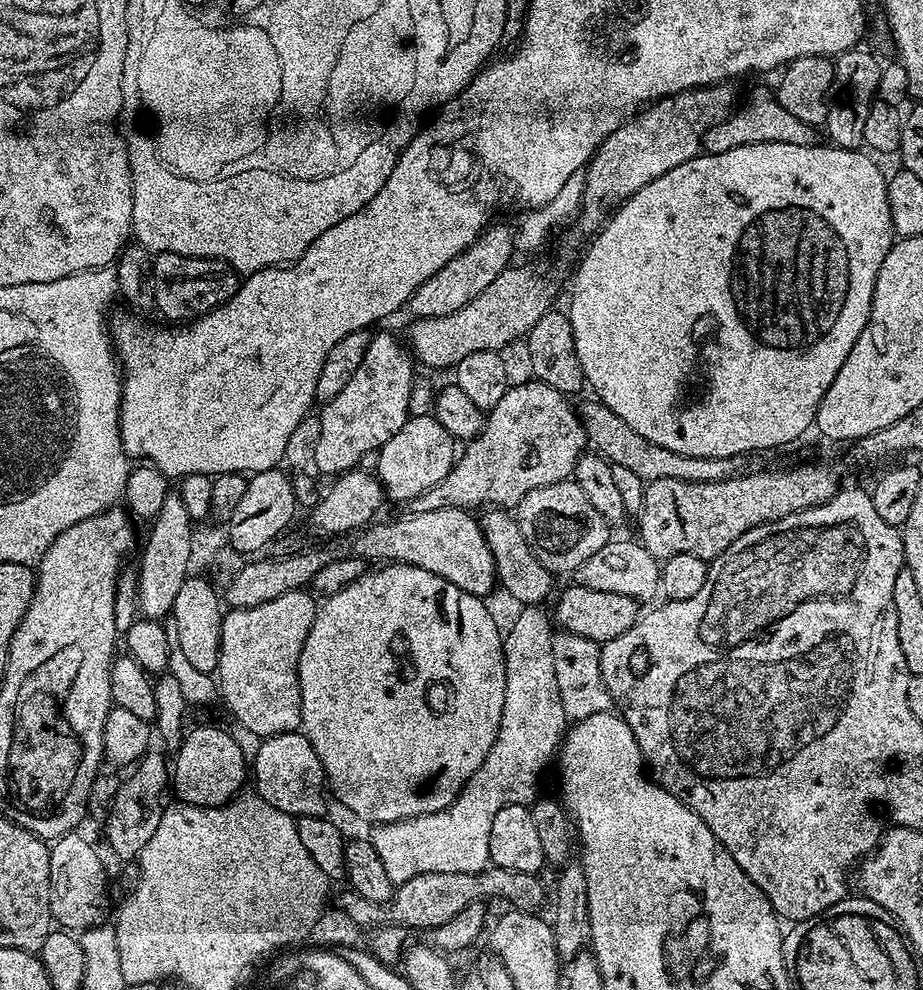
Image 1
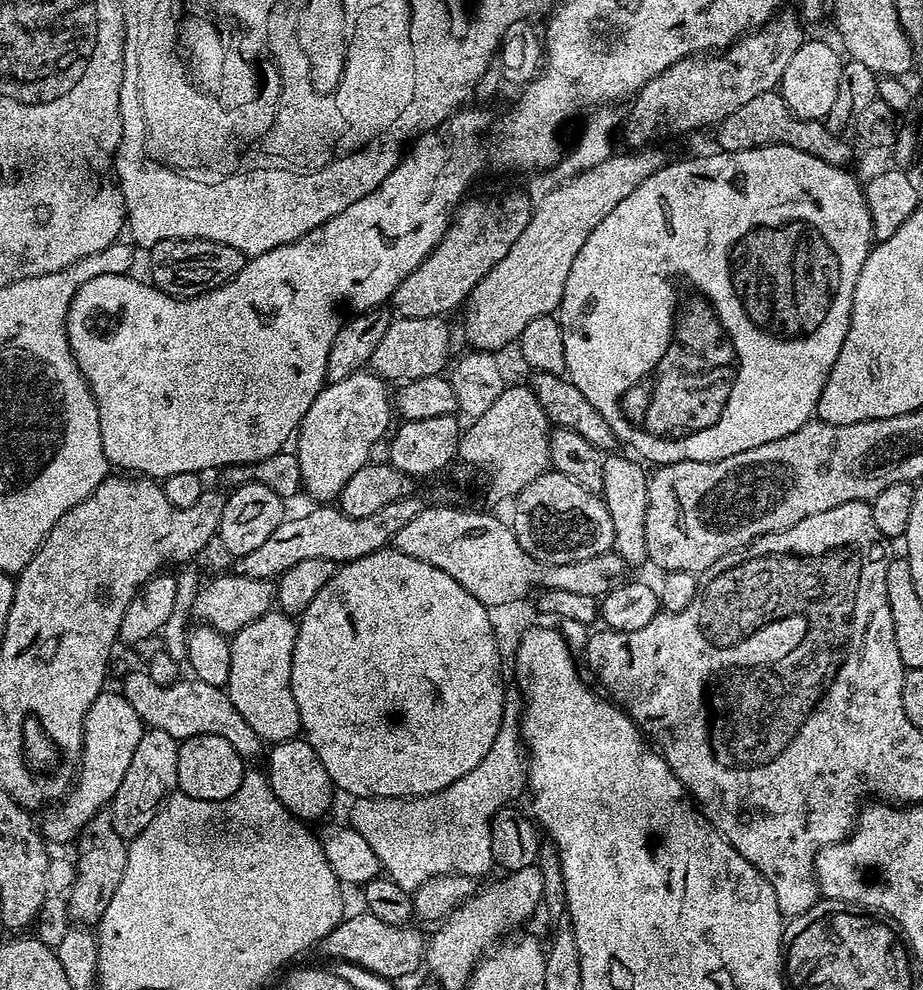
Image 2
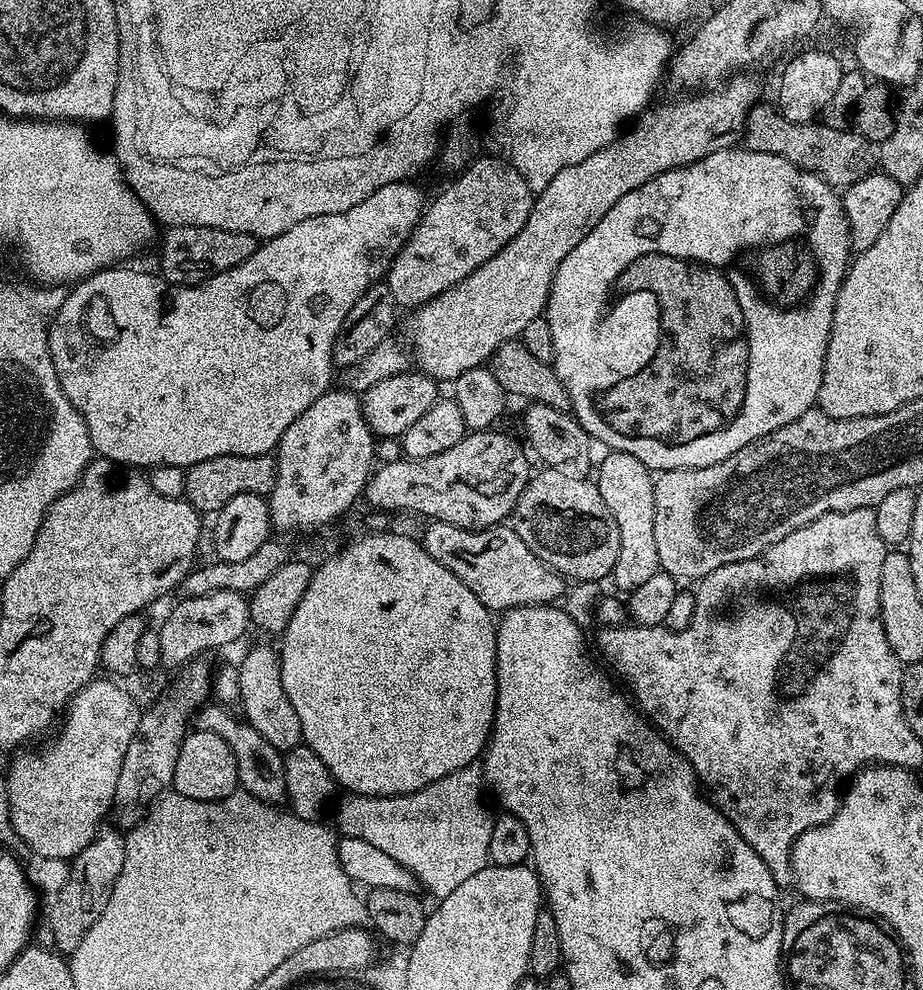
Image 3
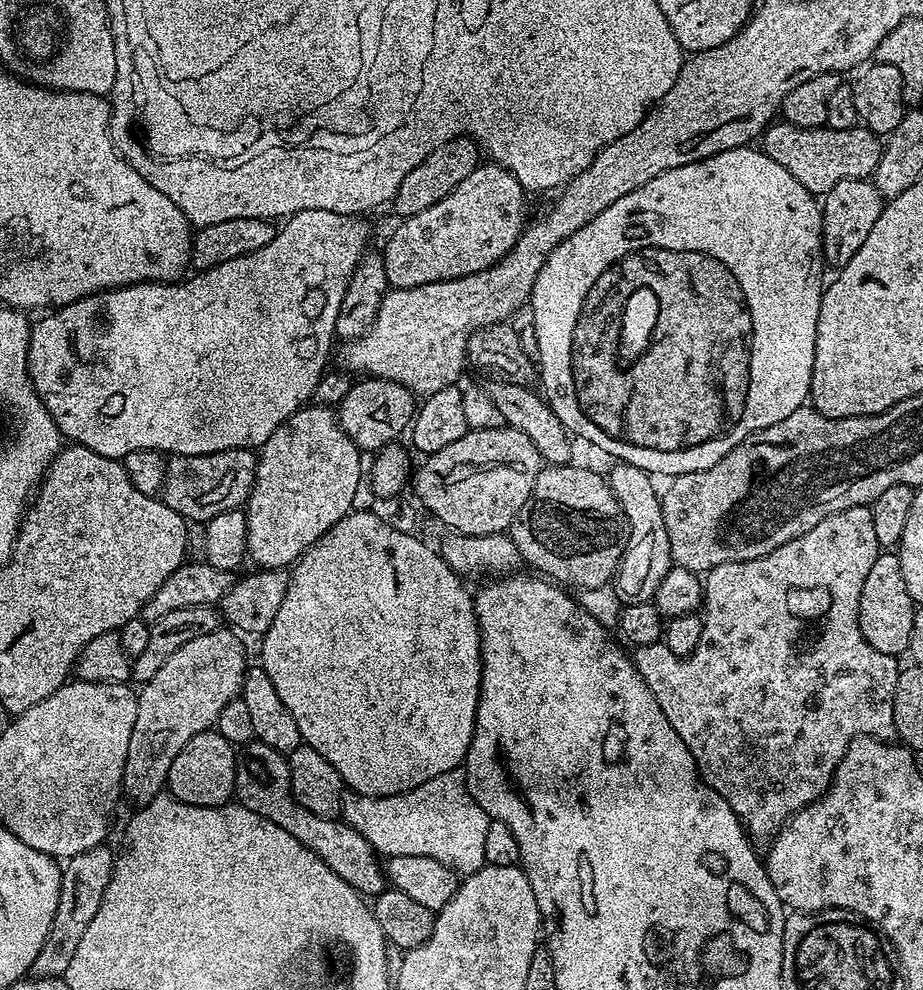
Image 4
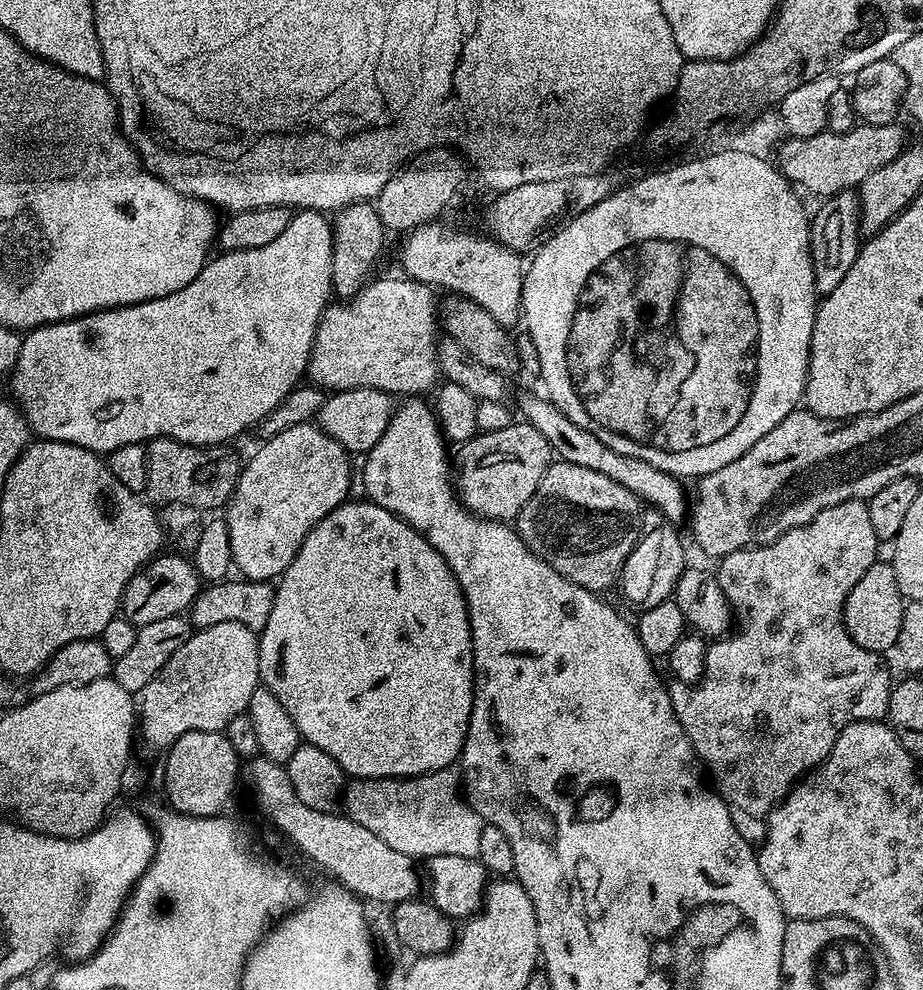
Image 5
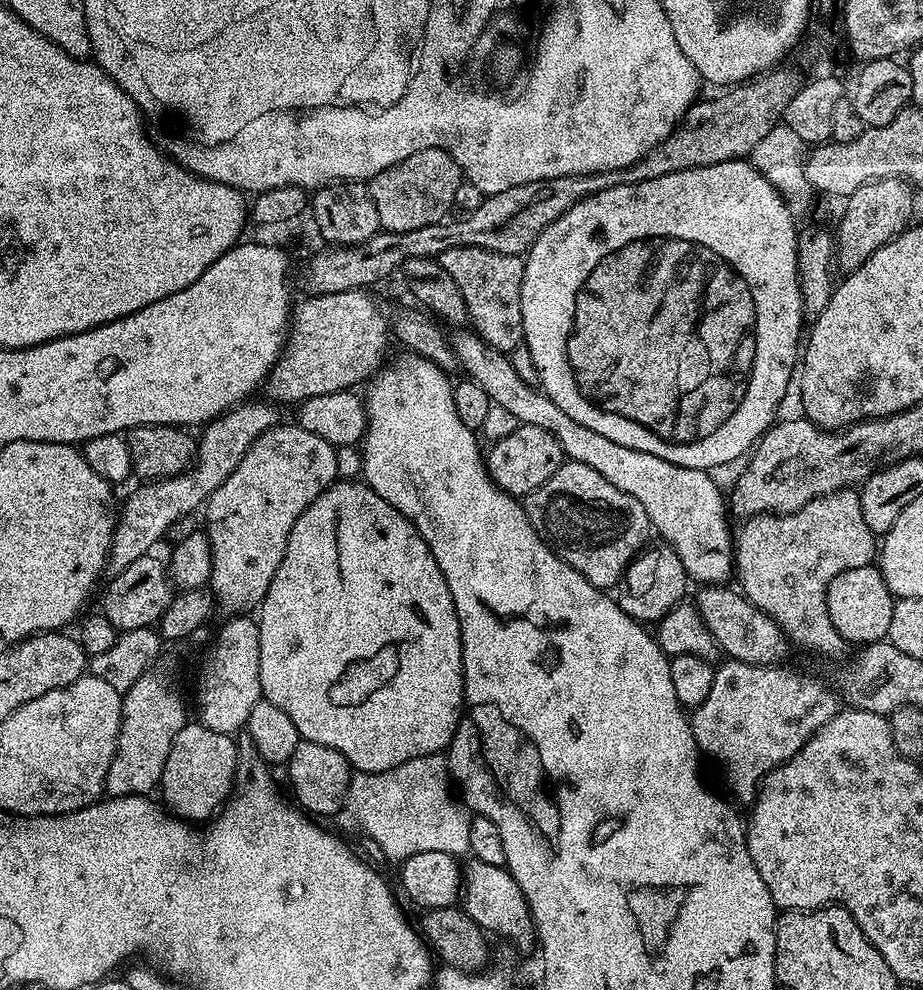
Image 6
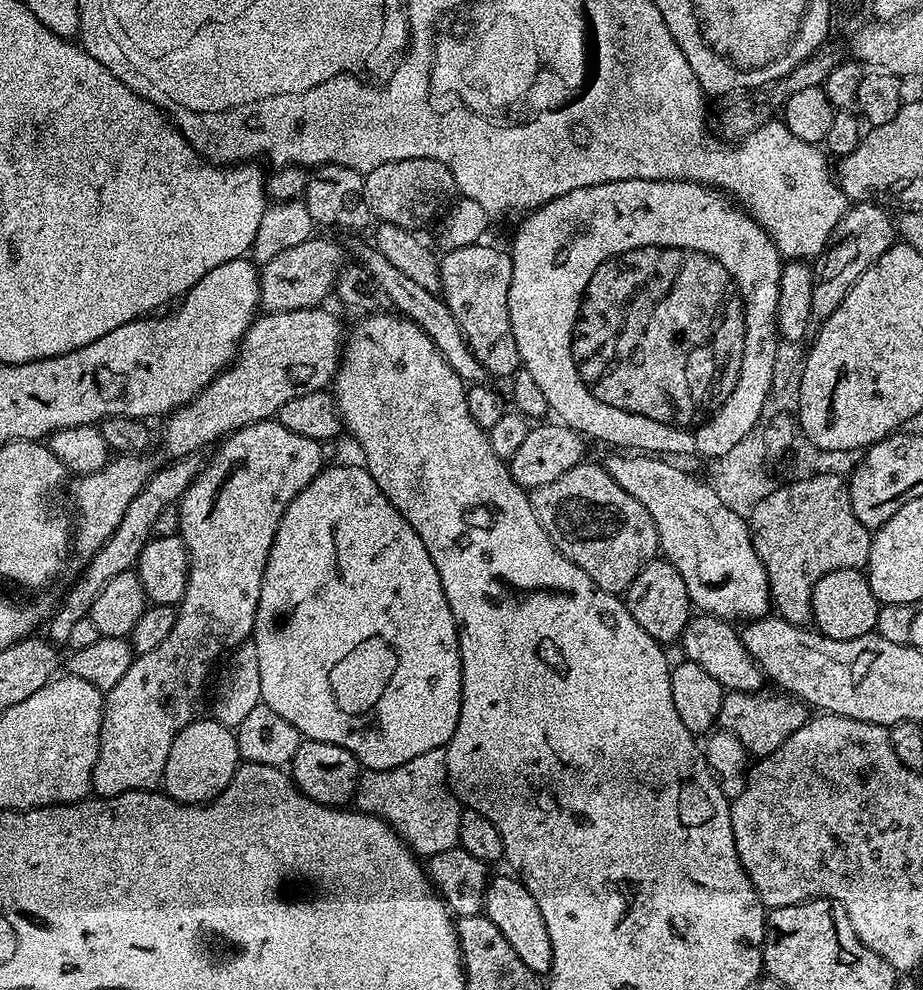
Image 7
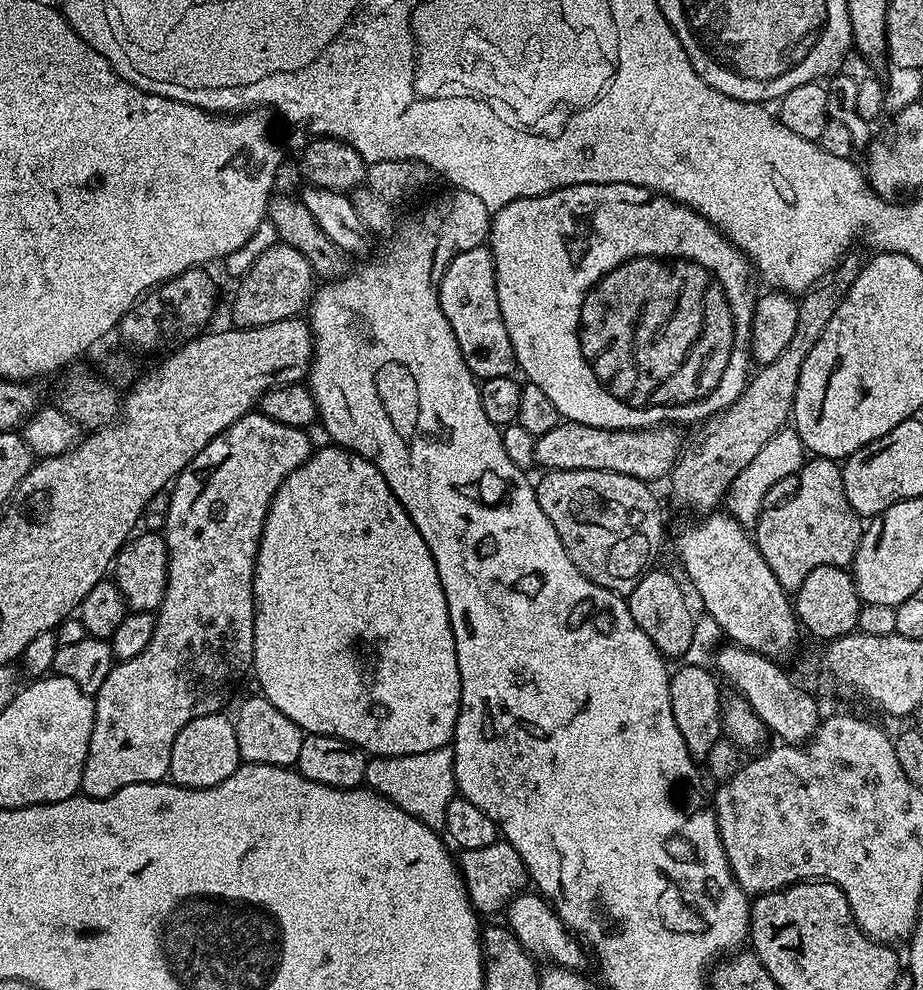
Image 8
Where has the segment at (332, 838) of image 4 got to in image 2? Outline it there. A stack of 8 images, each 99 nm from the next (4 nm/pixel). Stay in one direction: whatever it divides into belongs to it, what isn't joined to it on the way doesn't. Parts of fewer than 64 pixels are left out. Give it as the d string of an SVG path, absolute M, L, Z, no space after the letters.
M146 670L130 673L120 688L134 714L138 714L148 728L166 730L166 734L178 742L185 739L186 734L205 732L226 738L226 742L230 742L230 746L234 746L234 750L238 750L238 754L245 758L258 755L262 748L258 734L254 734L246 718L238 714L224 688L209 686L195 678L181 678L172 684L155 683Z

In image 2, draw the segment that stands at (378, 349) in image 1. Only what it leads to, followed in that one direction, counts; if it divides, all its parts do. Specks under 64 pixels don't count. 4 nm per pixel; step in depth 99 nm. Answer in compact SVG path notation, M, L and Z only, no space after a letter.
M361 370L350 374L350 378L333 380L325 383L324 388L310 402L310 410L302 418L294 437L294 453L301 467L303 491L309 492L316 502L332 502L339 497L342 486L350 482L350 477L362 466L373 459L372 447L389 431L388 423L394 420L394 400L390 395L389 385L371 370Z

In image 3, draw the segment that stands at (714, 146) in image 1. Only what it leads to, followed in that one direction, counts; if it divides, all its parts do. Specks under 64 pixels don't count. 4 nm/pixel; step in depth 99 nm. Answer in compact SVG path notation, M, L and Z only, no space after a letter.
M757 102L748 112L742 144L755 152L778 154L778 158L786 158L786 162L812 172L837 190L846 189L854 182L866 178L874 168L873 145L859 132L848 128L834 130L823 122L790 122L790 118L780 113L779 107L772 105L771 108L764 102Z

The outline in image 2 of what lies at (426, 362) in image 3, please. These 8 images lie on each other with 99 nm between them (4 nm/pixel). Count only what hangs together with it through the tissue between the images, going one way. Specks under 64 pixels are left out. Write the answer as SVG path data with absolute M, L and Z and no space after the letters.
M649 146L617 151L594 166L579 169L577 176L562 181L538 200L530 222L526 222L526 230L518 234L506 258L474 286L463 305L464 336L473 349L499 353L499 348L515 345L534 318L553 315L559 309L566 278L570 278L570 266L574 266L578 250L582 250L586 238L594 234L594 226L598 226L630 190L638 190L650 174L664 167L666 157L658 149Z

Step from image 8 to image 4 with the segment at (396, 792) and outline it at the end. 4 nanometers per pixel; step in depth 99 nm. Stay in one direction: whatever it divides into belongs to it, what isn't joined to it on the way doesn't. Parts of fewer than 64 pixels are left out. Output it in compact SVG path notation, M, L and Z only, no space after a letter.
M463 767L438 774L409 792L397 796L345 795L343 823L349 824L381 857L414 854L434 858L457 874L469 874L485 865L488 815L468 789Z

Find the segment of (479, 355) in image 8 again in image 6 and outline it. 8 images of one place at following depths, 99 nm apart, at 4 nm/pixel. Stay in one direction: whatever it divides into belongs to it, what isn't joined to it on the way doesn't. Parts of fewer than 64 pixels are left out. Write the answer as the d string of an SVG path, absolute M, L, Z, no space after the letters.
M455 248L438 257L440 265L458 282L466 298L468 316L475 333L498 352L510 354L524 342L522 326L522 278L524 256L507 256L481 248Z

